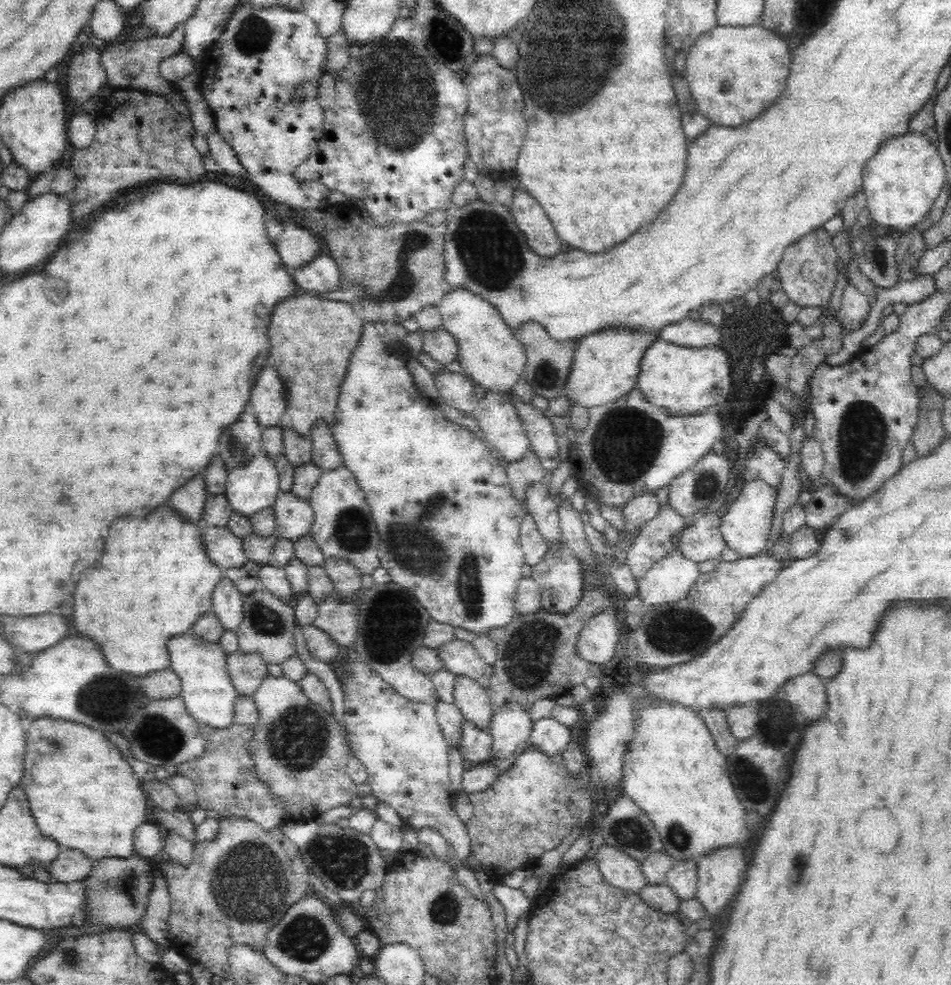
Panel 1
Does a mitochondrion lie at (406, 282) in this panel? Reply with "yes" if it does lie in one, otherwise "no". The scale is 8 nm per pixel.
yes

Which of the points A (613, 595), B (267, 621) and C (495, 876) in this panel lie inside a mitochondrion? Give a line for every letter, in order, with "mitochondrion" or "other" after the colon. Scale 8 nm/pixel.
A: other
B: mitochondrion
C: other

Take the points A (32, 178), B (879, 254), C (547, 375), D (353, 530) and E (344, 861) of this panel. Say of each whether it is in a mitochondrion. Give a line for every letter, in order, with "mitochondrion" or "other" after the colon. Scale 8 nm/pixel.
A: other
B: mitochondrion
C: mitochondrion
D: mitochondrion
E: mitochondrion

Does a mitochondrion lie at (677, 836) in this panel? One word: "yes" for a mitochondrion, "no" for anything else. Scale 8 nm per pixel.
yes

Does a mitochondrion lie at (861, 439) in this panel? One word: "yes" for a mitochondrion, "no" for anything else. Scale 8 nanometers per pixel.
yes

